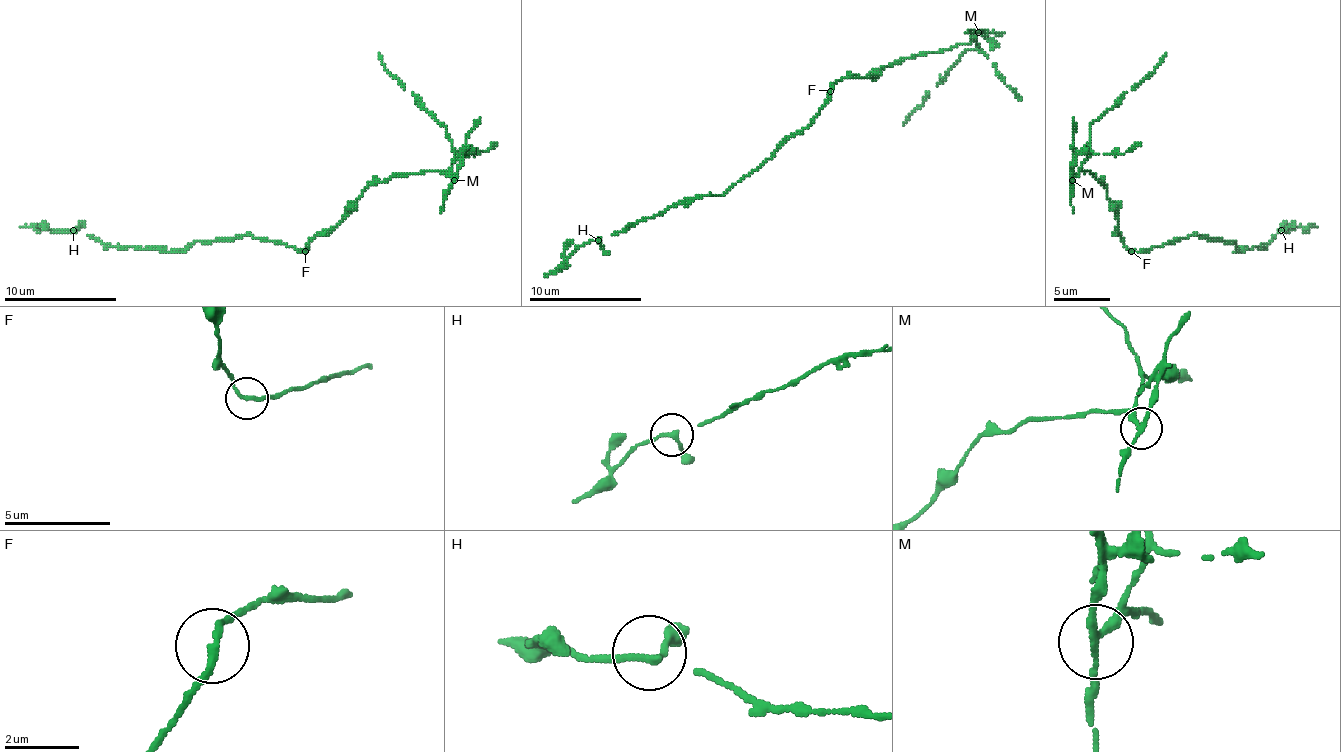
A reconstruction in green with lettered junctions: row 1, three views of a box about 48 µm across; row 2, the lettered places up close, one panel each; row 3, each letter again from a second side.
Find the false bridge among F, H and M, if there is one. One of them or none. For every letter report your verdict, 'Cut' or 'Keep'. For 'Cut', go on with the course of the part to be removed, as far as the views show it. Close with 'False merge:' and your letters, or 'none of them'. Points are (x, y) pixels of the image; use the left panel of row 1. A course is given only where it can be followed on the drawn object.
F: Keep
H: Keep
M: Cut. Course of the part to remove: (455, 179), (466, 134), (480, 117)
False merge: M

